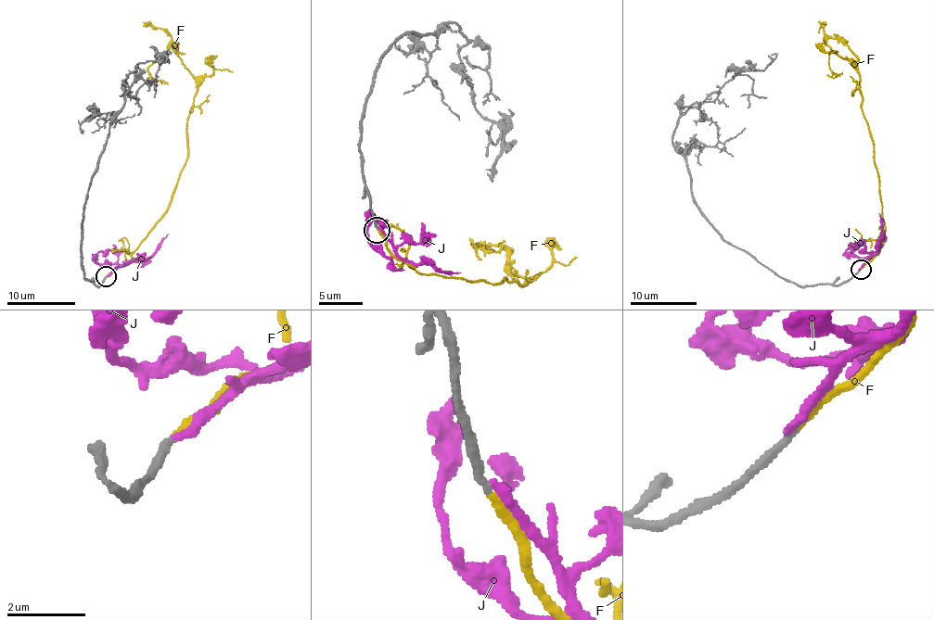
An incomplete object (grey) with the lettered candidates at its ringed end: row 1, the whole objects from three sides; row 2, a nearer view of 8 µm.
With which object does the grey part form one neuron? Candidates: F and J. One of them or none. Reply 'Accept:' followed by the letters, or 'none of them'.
Accept: F

